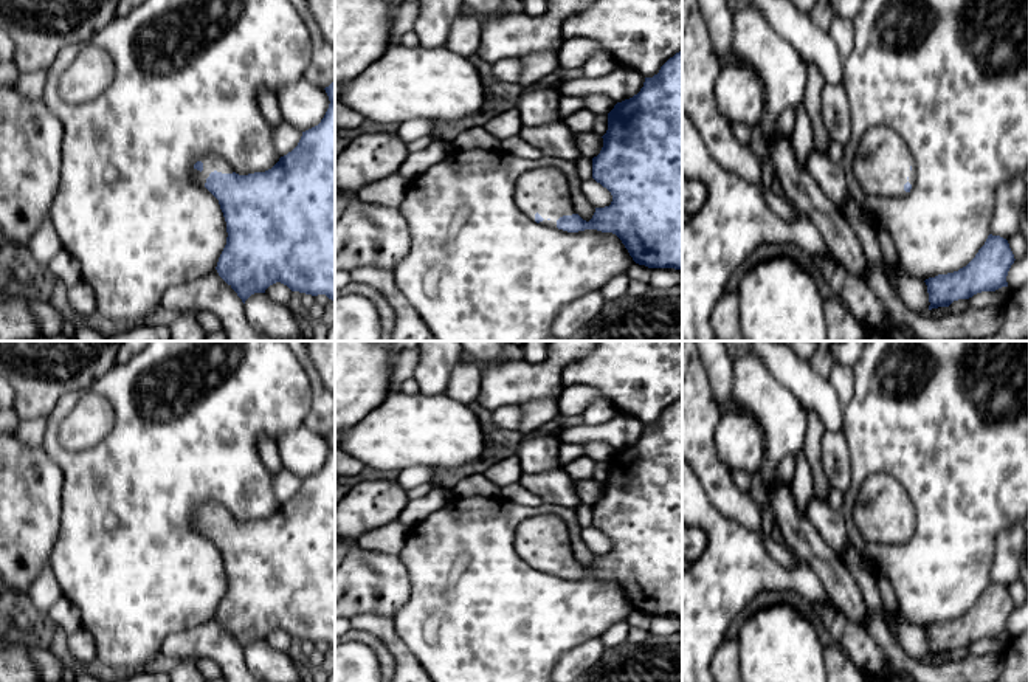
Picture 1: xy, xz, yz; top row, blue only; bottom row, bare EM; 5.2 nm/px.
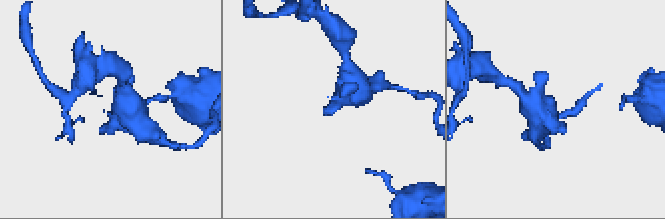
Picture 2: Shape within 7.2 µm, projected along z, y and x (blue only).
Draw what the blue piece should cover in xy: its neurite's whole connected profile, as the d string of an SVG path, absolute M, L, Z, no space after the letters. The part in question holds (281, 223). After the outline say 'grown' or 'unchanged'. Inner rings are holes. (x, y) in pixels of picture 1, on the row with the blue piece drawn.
M335 81L324 90L330 101L324 118L271 169L239 175L226 160L203 155L191 172L219 200L228 237L216 270L243 304L276 282L335 301Z; grown

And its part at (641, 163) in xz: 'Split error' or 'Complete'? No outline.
Split error

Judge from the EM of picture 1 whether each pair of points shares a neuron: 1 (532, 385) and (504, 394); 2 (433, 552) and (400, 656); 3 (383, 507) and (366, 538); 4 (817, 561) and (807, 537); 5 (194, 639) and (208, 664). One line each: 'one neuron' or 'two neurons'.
1: one neuron
2: two neurons
3: two neurons
4: one neuron
5: two neurons

